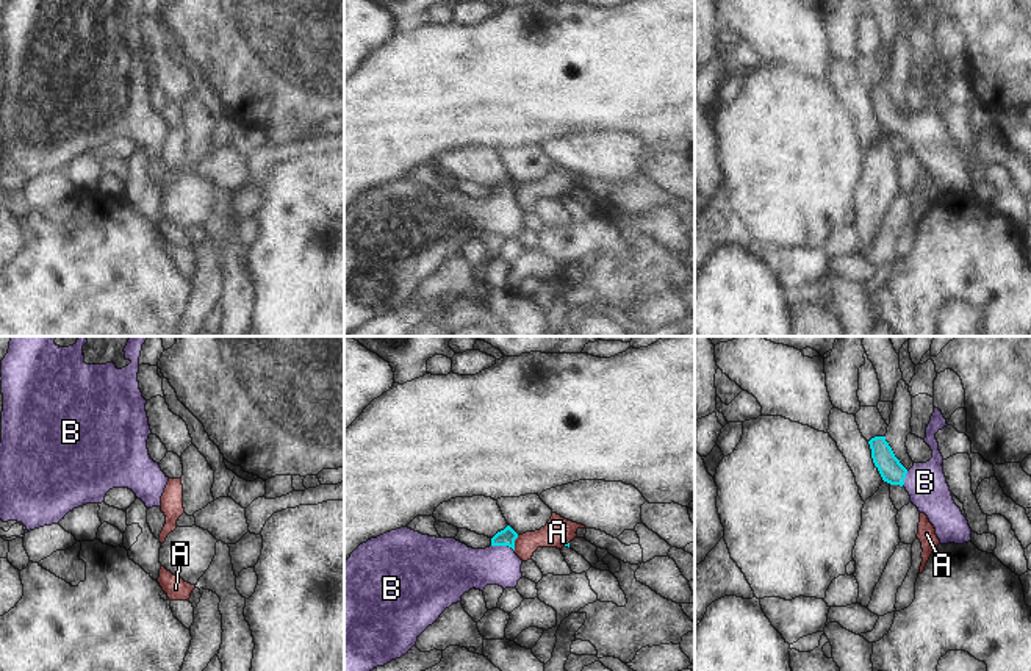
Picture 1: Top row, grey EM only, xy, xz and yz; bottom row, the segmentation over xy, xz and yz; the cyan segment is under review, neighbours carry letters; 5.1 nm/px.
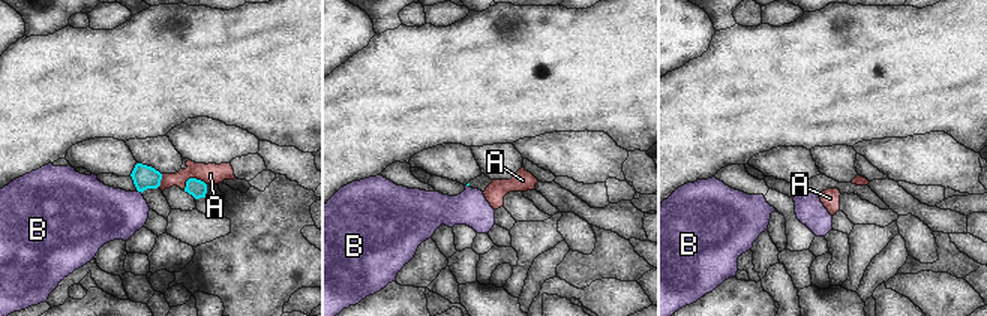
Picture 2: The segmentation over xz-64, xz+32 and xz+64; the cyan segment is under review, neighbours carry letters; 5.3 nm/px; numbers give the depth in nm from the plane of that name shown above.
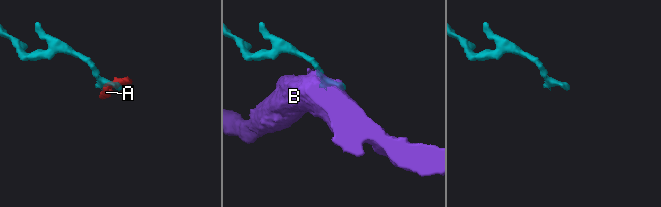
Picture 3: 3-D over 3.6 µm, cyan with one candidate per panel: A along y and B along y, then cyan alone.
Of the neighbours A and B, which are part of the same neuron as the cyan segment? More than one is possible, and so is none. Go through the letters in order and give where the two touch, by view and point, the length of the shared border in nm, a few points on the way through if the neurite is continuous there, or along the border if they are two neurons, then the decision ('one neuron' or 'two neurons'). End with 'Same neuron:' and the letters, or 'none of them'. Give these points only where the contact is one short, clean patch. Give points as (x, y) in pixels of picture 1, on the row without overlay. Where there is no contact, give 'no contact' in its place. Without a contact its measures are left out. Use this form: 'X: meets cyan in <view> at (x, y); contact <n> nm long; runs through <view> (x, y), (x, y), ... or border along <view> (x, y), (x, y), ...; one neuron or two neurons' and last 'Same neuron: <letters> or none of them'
A: meets cyan in xz at (513, 193); contact 80 nm long; border along xz (518, 185), (513, 199); two neurons
B: meets cyan in xz at (502, 194); contact 120 nm long; runs through xz (506, 186), (502, 194), (481, 216), (460, 218); one neuron
Same neuron: B

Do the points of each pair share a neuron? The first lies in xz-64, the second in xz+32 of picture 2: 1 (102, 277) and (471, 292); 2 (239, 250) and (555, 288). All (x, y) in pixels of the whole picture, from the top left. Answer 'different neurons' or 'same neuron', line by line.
1: different neurons
2: different neurons

